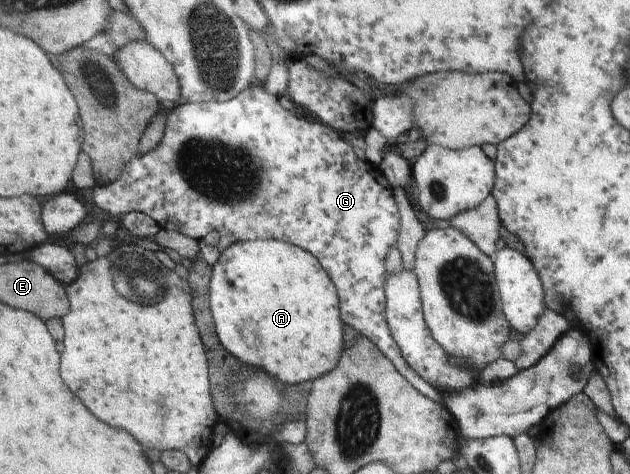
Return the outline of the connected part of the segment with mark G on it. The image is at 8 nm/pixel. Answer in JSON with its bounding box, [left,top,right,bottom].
[93,82,444,404]

